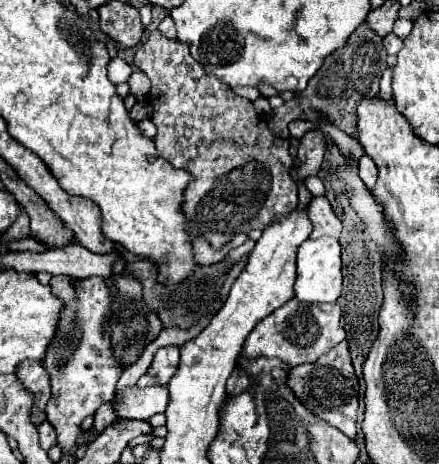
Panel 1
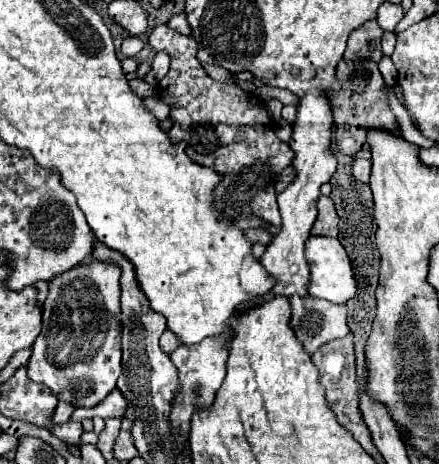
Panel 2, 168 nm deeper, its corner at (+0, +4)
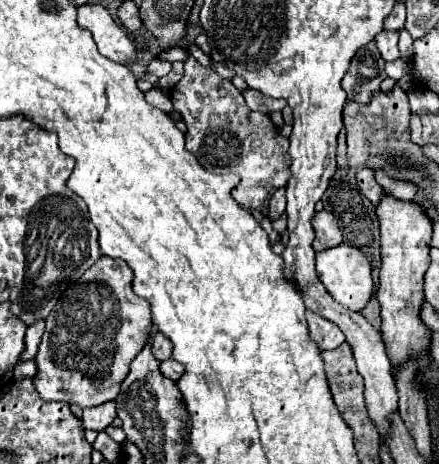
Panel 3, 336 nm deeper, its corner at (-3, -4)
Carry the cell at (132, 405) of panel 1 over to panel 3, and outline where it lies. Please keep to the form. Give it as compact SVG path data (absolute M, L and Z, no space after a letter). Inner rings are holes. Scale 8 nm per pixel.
M106 402L102 406L94 406L94 408L86 408L84 410L84 416L82 416L82 422L84 422L84 428L90 428L90 430L106 430L112 420L116 418L116 404L114 402Z

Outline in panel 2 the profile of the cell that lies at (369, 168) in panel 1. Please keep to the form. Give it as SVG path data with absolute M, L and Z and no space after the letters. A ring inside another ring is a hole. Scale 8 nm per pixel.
M357 158L353 162L353 176L359 180L359 182L369 182L369 176L371 176L371 160L365 160L365 158Z

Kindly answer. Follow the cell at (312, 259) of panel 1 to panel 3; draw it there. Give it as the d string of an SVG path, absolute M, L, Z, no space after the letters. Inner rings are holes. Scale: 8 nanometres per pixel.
M334 246L330 250L322 250L316 252L316 270L318 270L318 278L324 284L324 288L328 290L328 294L342 306L360 312L370 296L372 296L372 274L370 274L370 262L366 260L366 256L354 248L354 246Z

